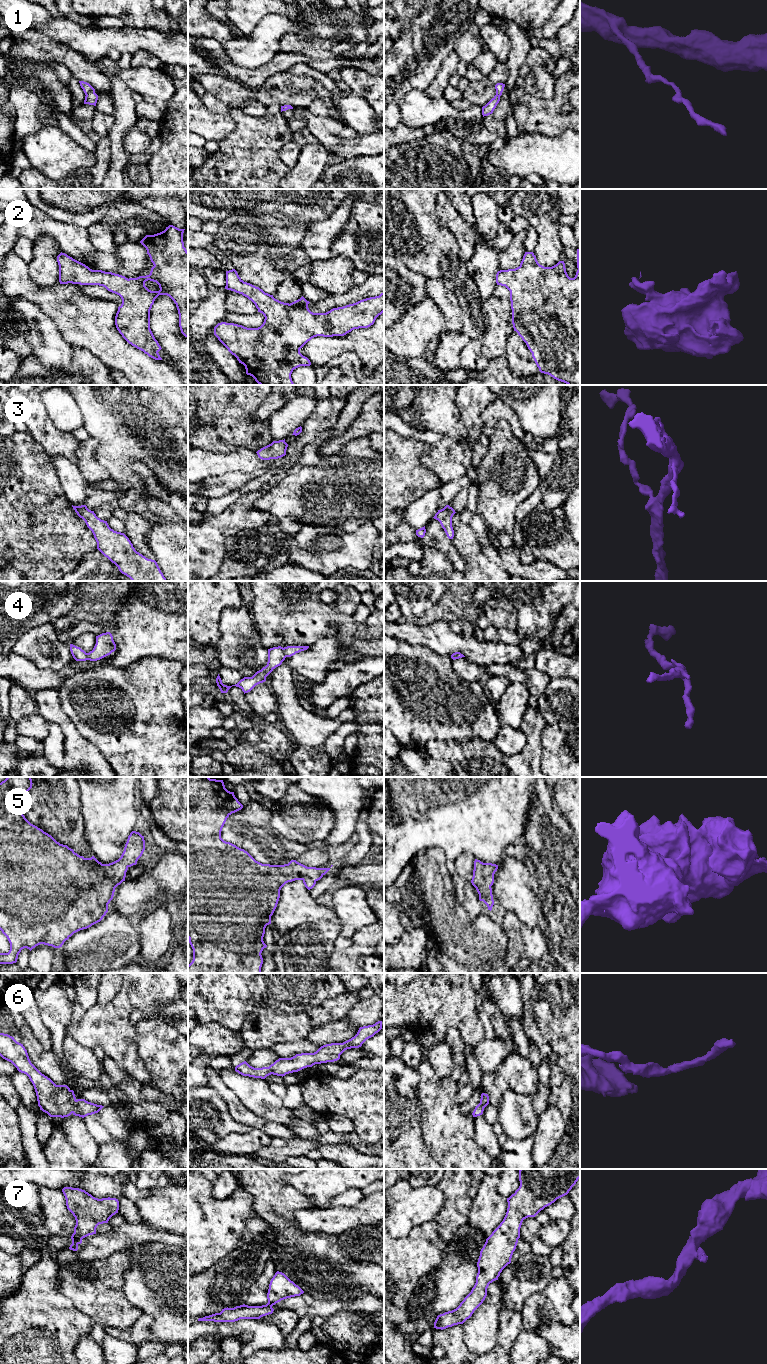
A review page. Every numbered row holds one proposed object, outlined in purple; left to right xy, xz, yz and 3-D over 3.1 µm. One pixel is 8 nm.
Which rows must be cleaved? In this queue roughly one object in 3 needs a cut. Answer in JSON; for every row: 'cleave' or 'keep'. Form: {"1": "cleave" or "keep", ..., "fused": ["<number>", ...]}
{"1": "keep", "2": "keep", "3": "keep", "4": "keep", "5": "keep", "6": "keep", "7": "cleave", "fused": ["7"]}

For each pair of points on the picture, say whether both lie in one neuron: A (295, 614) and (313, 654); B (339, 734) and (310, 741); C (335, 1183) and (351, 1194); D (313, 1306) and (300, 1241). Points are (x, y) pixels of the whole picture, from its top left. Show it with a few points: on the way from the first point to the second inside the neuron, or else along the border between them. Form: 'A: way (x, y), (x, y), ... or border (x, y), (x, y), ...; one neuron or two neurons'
A: border (332, 637), (323, 637), (309, 647); two neurons
B: border (345, 722), (324, 743), (323, 751), (329, 760); two neurons
C: border (361, 1189), (348, 1188), (337, 1194), (330, 1206); two neurons
D: border (304, 1291), (317, 1299), (334, 1299); two neurons

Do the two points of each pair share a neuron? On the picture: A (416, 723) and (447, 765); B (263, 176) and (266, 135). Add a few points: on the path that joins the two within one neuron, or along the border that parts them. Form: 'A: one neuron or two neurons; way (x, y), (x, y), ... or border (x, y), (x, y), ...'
A: two neurons; border (453, 741), (430, 740), (422, 751)
B: one neuron; way (263, 166), (263, 145)

